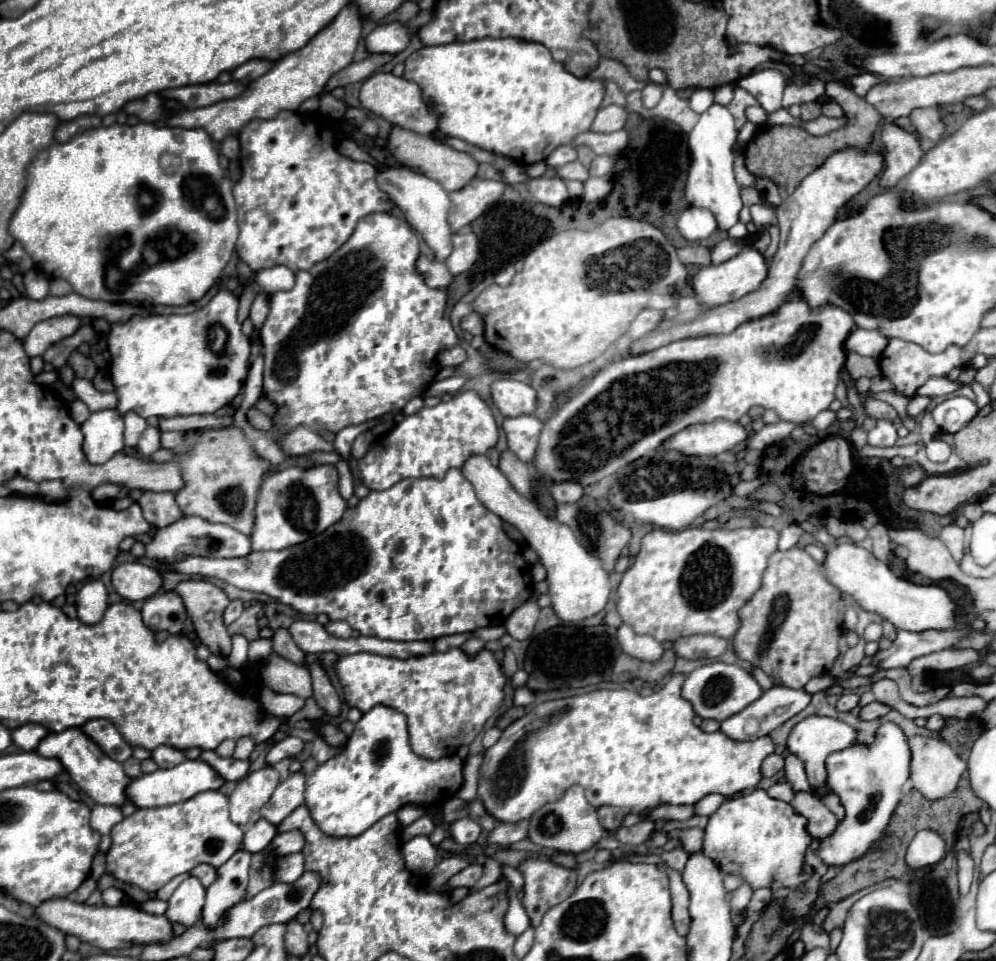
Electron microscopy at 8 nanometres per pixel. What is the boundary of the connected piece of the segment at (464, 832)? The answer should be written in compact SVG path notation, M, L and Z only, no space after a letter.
M464 817L464 819L450 823L448 833L456 843L476 843L478 835L482 833L482 827L476 821L472 821L470 817Z

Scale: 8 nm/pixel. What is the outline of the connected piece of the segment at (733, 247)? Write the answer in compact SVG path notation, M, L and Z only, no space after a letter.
M732 237L722 239L722 241L718 241L718 243L712 247L712 263L714 263L714 265L724 263L724 261L732 259L734 255L738 255L740 249L742 249L742 243L740 243L738 239L732 239Z

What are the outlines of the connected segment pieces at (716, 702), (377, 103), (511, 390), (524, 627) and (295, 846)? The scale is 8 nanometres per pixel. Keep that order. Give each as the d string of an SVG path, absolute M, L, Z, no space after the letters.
M728 663L702 665L694 669L682 685L682 697L692 703L694 713L702 719L716 719L716 721L724 721L736 715L752 701L756 701L760 695L762 695L762 689L756 683L756 679L744 669L740 669L738 665L728 665Z
M374 73L364 81L360 89L360 103L364 109L372 111L378 117L384 117L392 125L400 125L420 135L432 135L438 129L438 117L428 111L426 103L422 101L420 87L404 77L396 77L392 73Z
M498 379L490 385L492 401L504 417L530 415L536 409L536 391L522 381Z
M532 597L528 599L524 605L520 605L504 623L508 635L512 635L514 639L528 639L532 635L532 629L536 625L540 607L538 601Z
M300 831L278 833L272 841L272 849L276 855L290 855L304 849L304 835Z

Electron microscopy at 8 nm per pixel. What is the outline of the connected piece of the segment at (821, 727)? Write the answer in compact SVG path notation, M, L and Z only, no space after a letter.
M810 715L806 719L802 719L800 723L796 723L788 735L788 751L792 755L796 755L804 767L806 767L806 773L808 773L808 781L810 785L814 785L816 789L820 789L820 793L828 791L826 789L826 767L824 767L824 759L834 753L834 751L840 751L840 749L846 749L850 745L856 743L856 731L846 725L844 721L838 721L834 717L820 717L820 715Z

